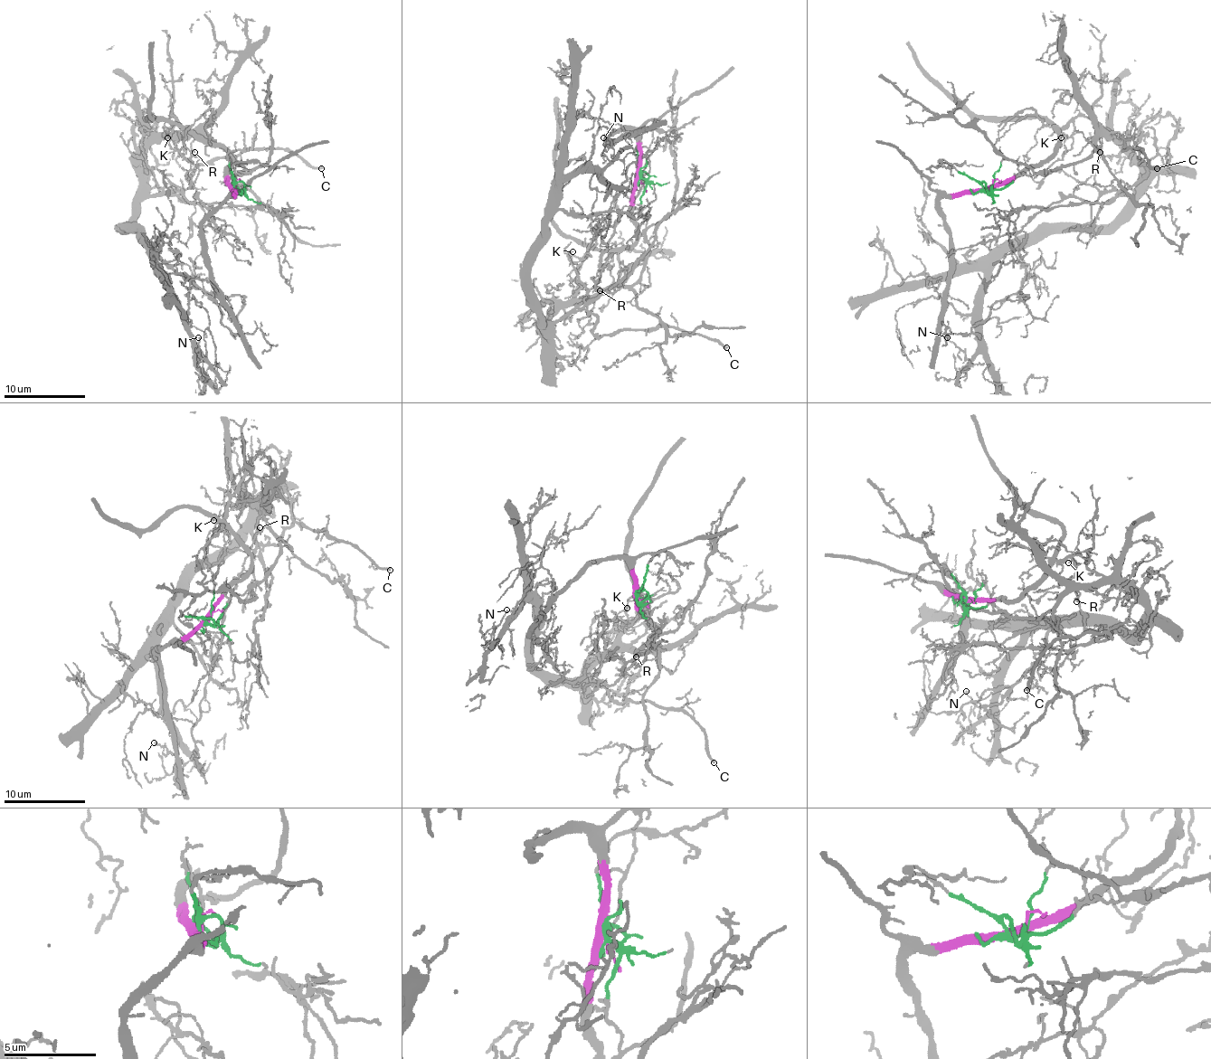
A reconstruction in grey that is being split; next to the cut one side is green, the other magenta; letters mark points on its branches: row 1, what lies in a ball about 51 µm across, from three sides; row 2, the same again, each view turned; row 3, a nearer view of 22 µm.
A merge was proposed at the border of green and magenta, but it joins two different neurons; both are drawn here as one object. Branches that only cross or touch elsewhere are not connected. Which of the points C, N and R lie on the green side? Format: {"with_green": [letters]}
{"with_green": ["C", "N", "R"]}

